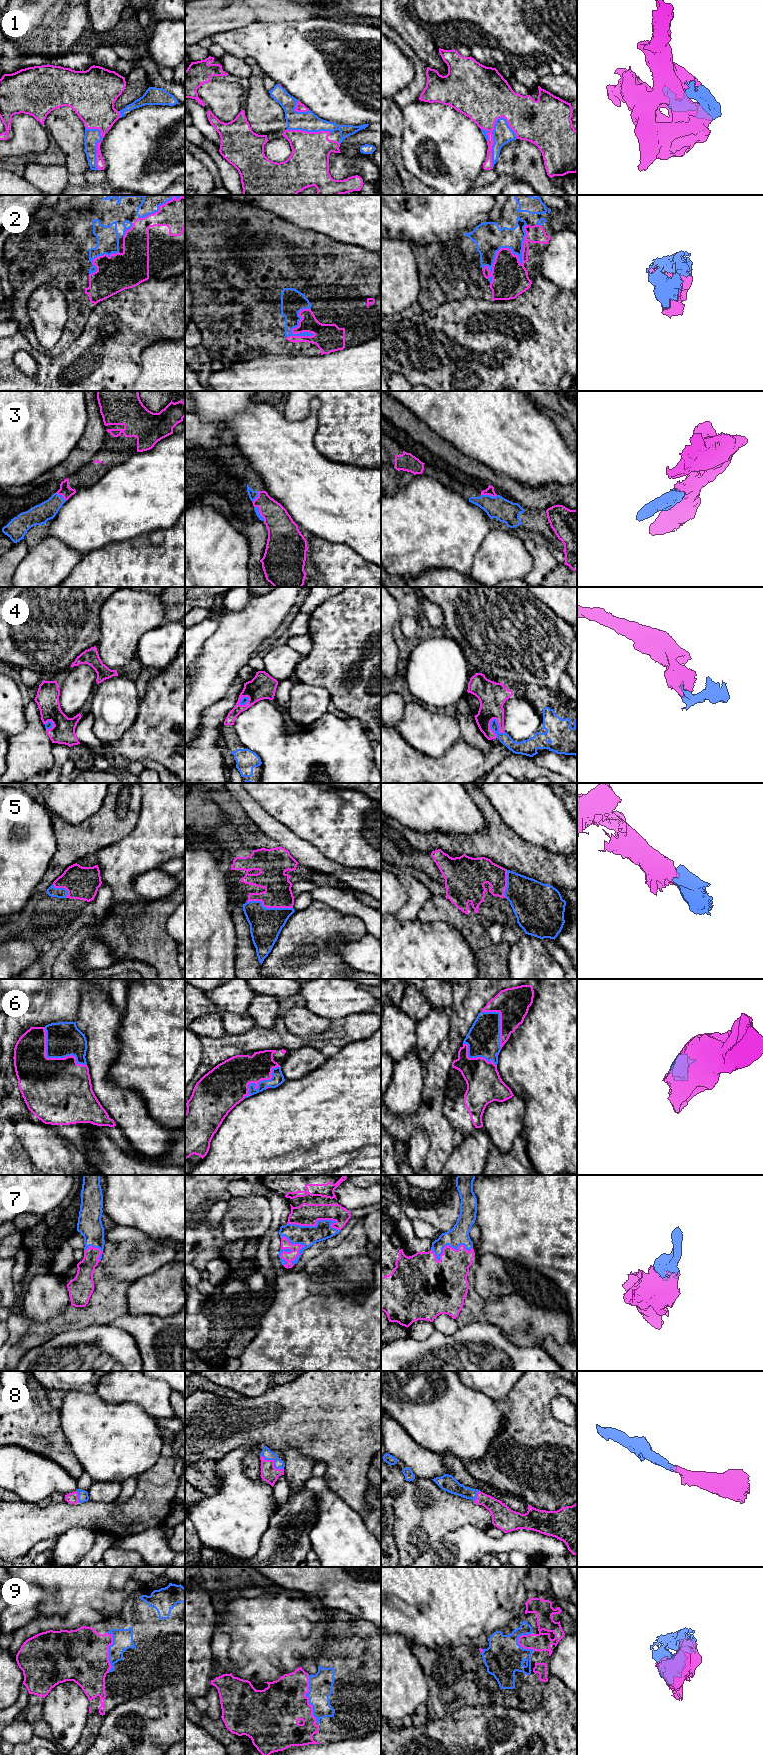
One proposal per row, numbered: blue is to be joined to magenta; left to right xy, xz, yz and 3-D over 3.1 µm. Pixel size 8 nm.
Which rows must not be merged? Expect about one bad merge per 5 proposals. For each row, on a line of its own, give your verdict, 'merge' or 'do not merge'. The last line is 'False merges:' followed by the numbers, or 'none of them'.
1: merge
2: merge
3: merge
4: merge
5: merge
6: merge
7: merge
8: merge
9: merge
False merges: none of them

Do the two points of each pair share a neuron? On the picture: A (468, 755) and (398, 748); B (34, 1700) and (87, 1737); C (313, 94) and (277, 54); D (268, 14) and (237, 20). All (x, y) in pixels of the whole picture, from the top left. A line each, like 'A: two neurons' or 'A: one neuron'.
A: one neuron
B: one neuron
C: one neuron
D: one neuron

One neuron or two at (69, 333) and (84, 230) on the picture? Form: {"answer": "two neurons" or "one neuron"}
{"answer": "one neuron"}

